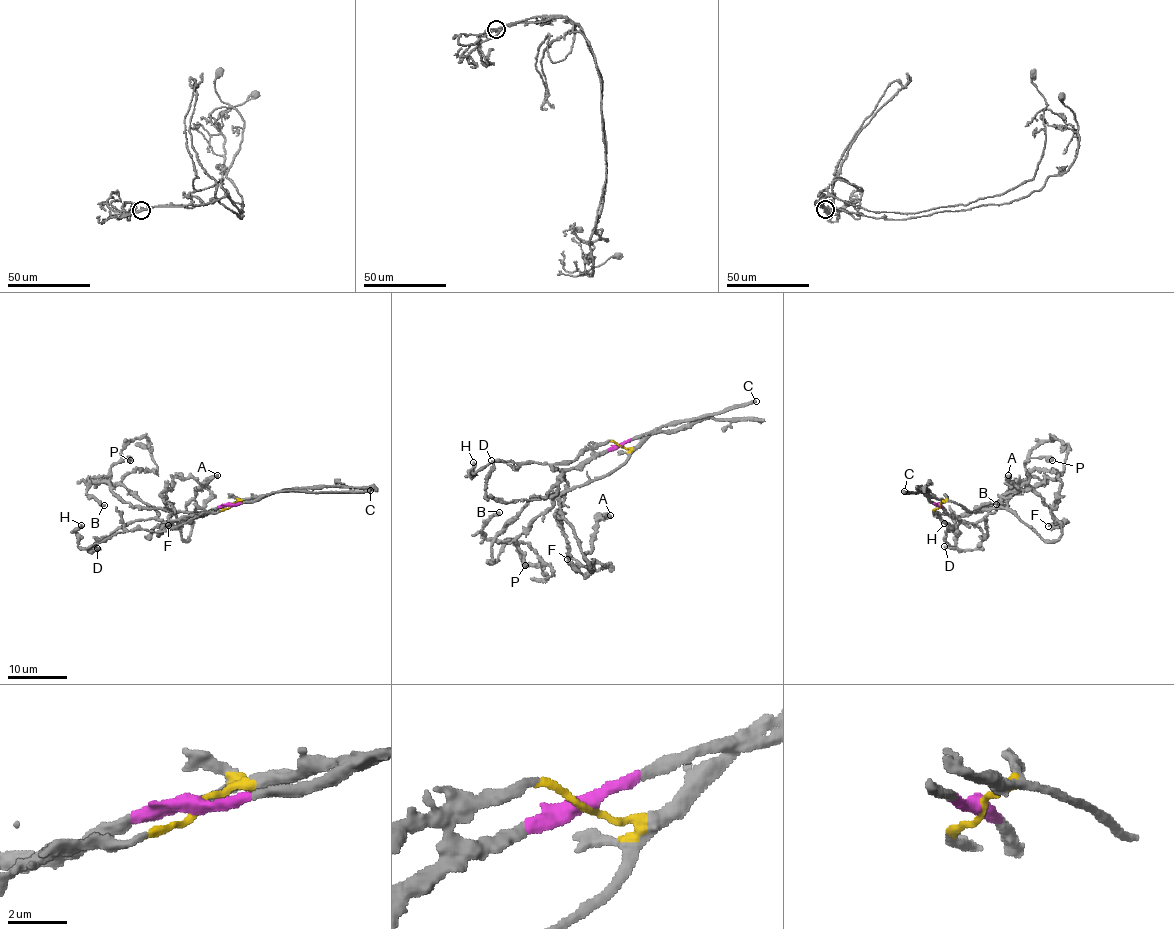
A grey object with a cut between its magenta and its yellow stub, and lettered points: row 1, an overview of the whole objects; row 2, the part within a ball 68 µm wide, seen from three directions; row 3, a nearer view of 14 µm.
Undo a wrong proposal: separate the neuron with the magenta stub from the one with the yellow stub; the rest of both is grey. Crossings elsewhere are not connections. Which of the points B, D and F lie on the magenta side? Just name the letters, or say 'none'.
B, D, F

